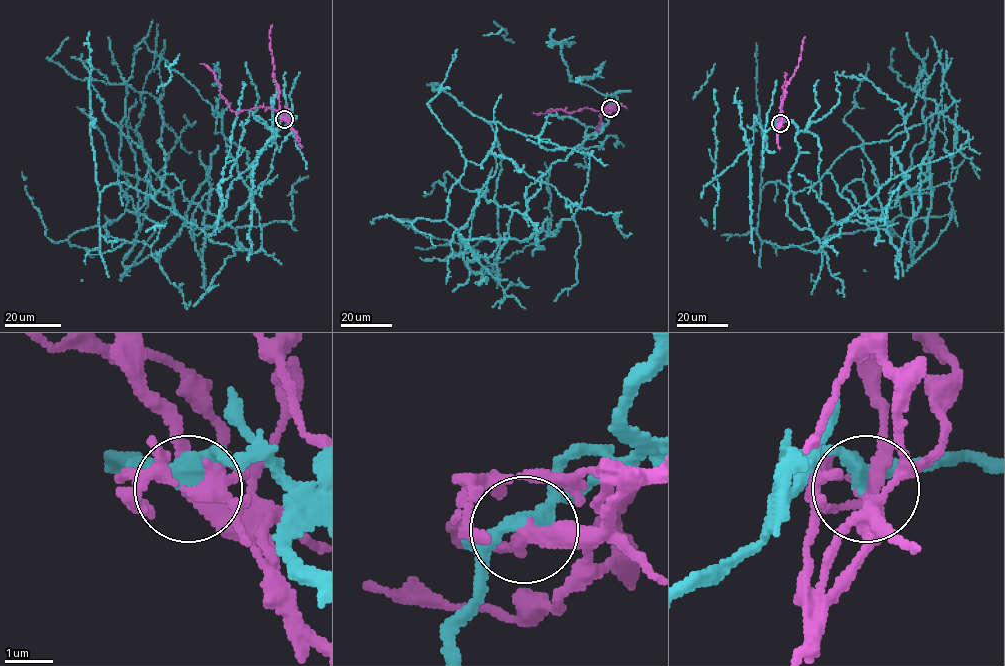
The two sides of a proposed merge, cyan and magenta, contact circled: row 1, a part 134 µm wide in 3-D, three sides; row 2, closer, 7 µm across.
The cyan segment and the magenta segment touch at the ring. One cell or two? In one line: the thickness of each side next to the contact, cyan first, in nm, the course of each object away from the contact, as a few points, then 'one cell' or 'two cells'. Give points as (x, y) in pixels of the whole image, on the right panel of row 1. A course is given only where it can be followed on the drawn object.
360 nm thick on the cyan side, 280 nm on the other; cyan runs (780, 122), (824, 245), (939, 60), (952, 164), (938, 124), (885, 230), (836, 223), (818, 80); magenta runs (780, 122), (784, 115), (779, 112), (785, 116), (781, 114), (784, 72); two cells

